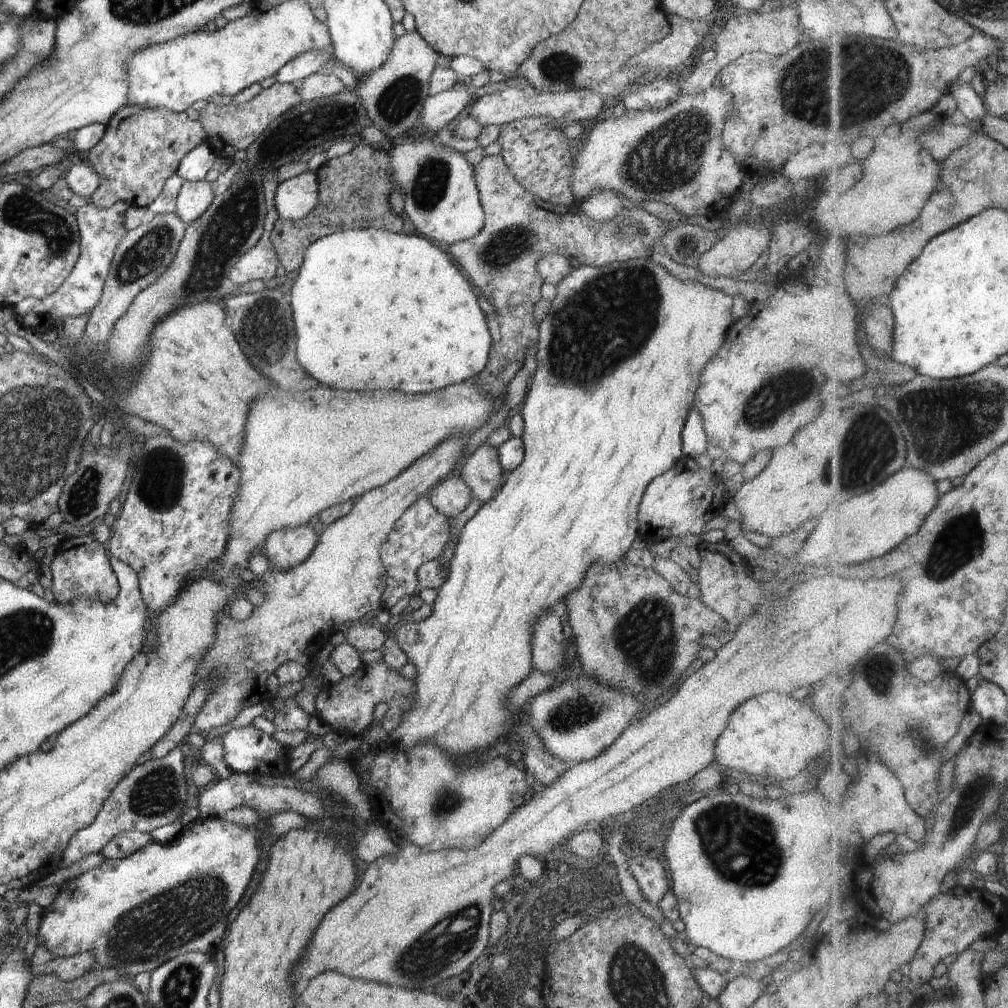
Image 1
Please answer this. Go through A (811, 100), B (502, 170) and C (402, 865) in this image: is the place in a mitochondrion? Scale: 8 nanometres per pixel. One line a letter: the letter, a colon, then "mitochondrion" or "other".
A: mitochondrion
B: other
C: other

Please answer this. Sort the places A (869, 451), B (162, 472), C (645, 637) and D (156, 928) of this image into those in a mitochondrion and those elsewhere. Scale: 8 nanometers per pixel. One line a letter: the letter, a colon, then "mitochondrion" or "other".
A: mitochondrion
B: mitochondrion
C: mitochondrion
D: mitochondrion

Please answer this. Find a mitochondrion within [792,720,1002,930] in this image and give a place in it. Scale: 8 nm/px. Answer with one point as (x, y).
(975, 789)

